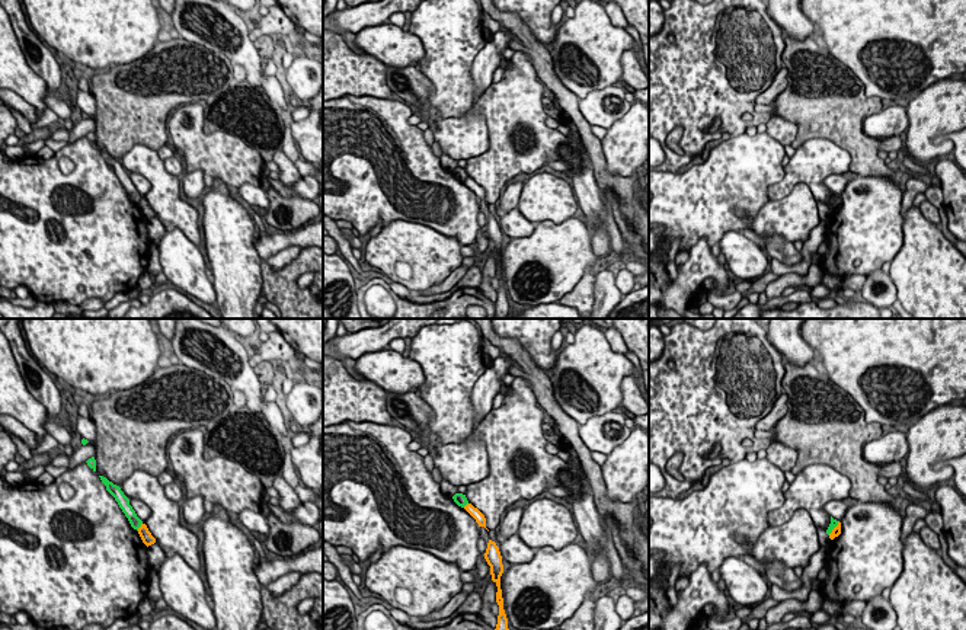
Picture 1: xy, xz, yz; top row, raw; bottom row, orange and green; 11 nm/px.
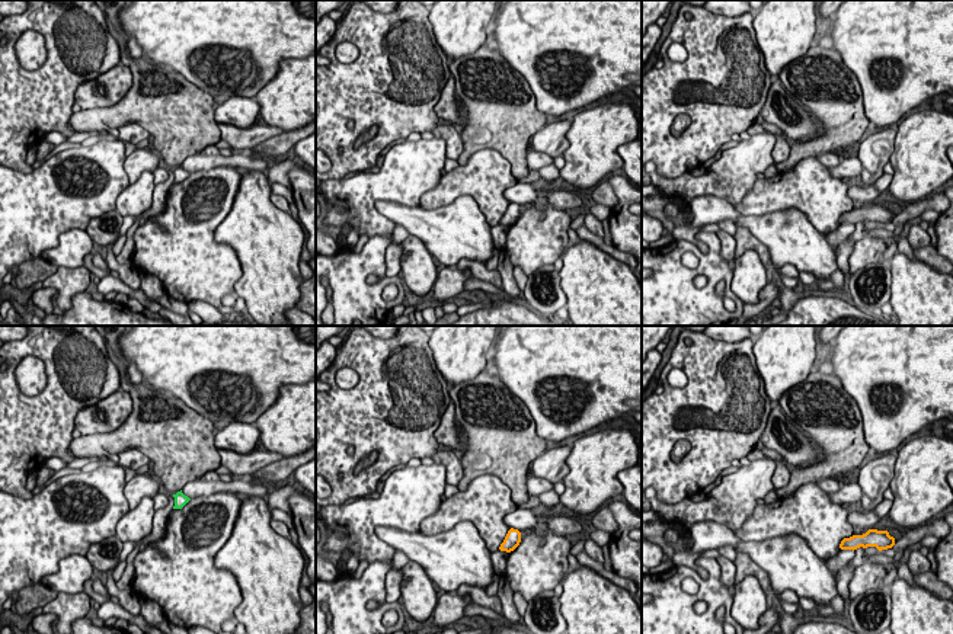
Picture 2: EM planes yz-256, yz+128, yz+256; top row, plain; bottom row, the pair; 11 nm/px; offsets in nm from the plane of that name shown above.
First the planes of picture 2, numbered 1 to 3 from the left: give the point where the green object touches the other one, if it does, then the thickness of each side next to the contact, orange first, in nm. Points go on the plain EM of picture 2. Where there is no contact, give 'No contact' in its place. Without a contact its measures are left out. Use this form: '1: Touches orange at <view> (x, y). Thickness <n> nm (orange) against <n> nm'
1: No contact
2: No contact
3: No contact

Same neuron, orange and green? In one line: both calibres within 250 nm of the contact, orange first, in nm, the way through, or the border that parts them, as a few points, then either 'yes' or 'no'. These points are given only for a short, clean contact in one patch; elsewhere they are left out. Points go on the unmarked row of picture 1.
130 nm thick on the orange side, 130 nm on the other; border along xy (141, 197), (137, 204); no

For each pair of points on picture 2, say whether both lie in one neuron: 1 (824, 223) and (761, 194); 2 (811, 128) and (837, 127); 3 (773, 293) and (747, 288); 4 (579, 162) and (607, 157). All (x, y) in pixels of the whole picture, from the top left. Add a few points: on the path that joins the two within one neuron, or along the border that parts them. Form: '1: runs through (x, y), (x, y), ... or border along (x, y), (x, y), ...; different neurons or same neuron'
1: runs through (809, 207), (796, 194), (777, 194); same neuron
2: border along (798, 102), (816, 121), (819, 133), (790, 143); different neurons
3: border along (770, 277), (760, 298), (744, 304); different neurons
4: runs through (587, 162), (591, 157), (600, 157); same neuron

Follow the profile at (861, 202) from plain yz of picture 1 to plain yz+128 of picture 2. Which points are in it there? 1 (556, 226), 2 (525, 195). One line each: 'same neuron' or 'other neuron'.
1: same neuron
2: other neuron

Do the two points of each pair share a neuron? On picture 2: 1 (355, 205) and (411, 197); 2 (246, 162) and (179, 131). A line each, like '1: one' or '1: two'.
1: one
2: two

